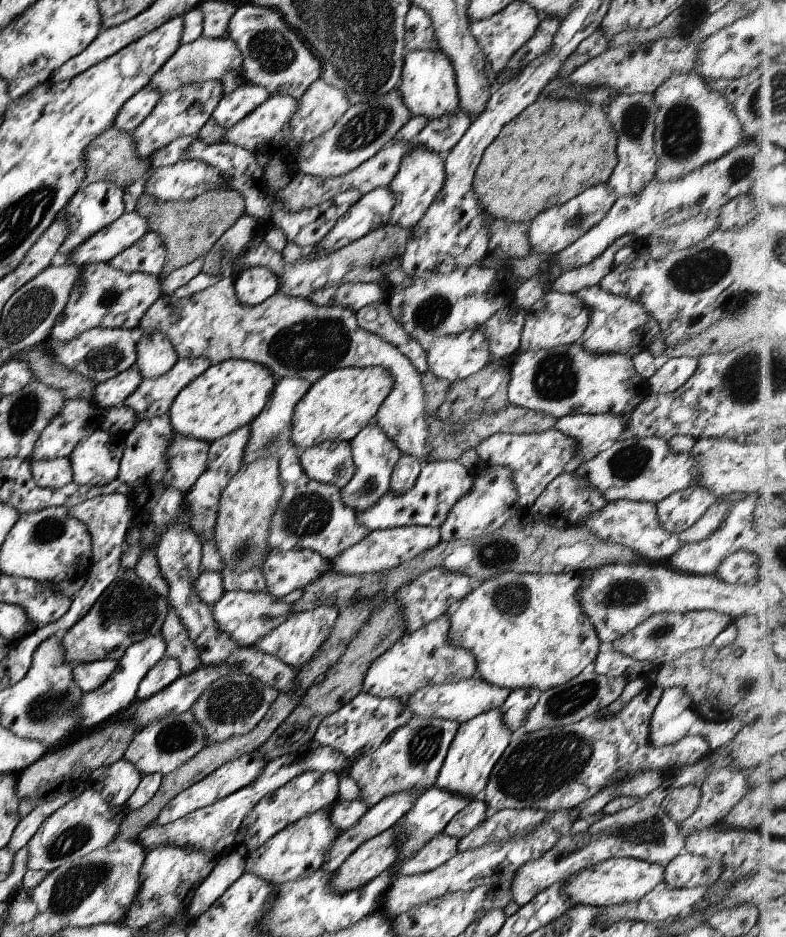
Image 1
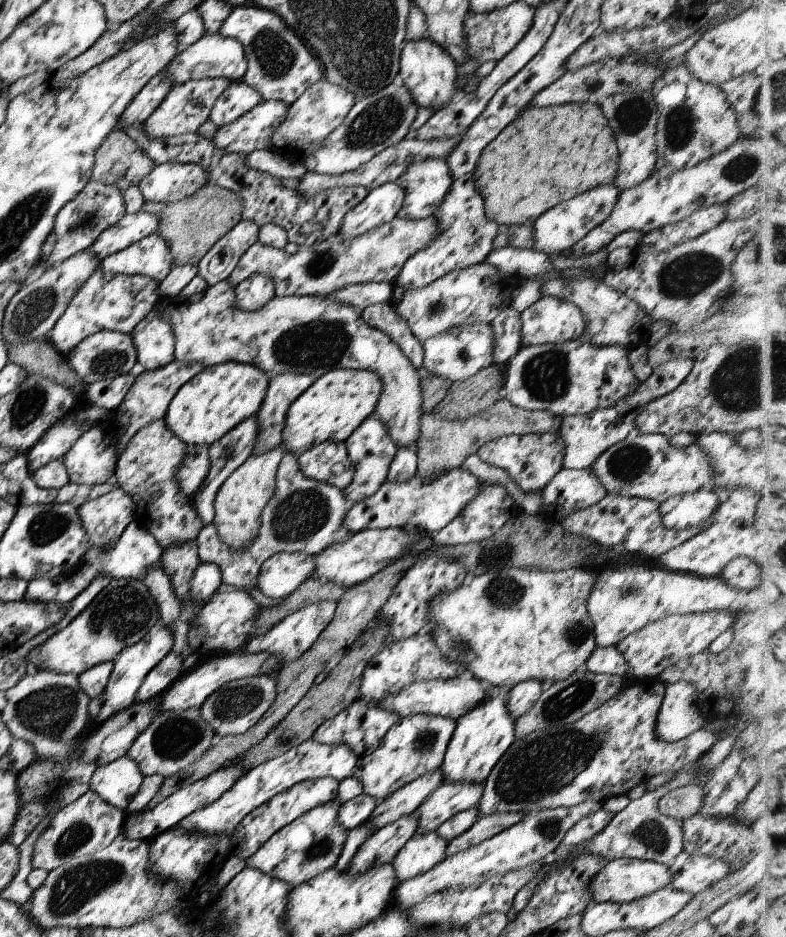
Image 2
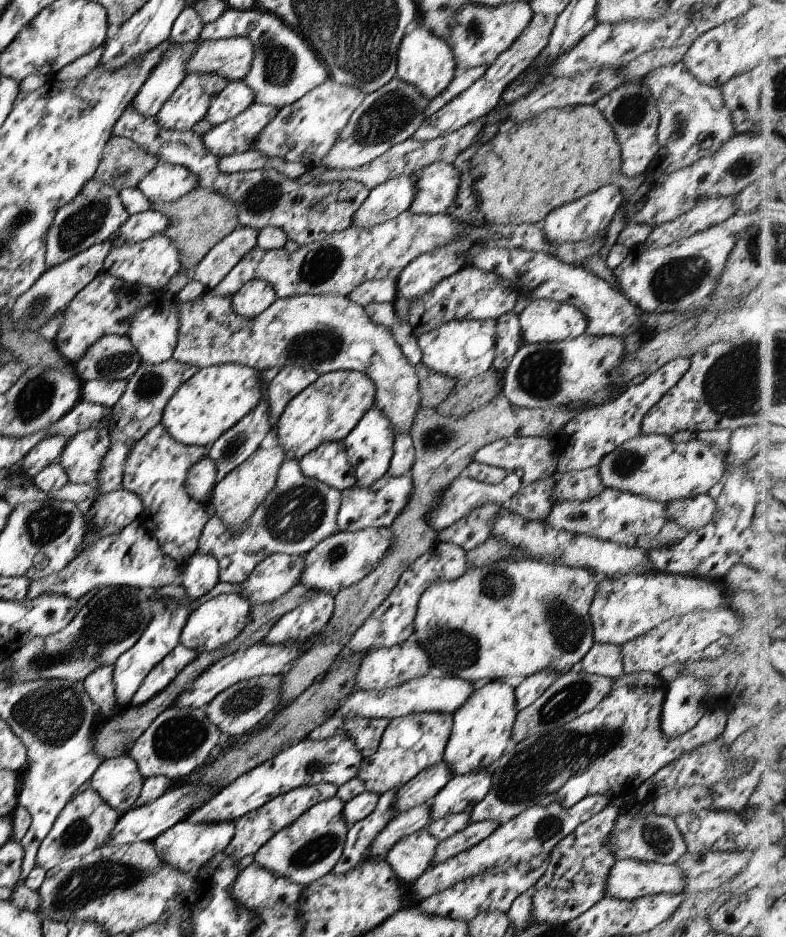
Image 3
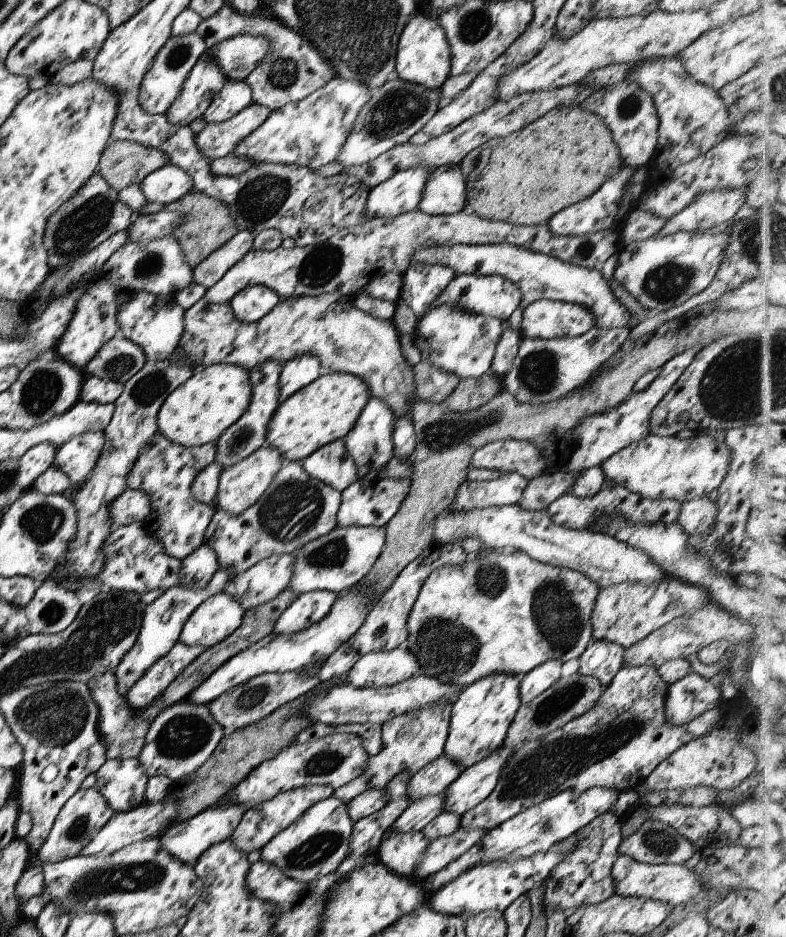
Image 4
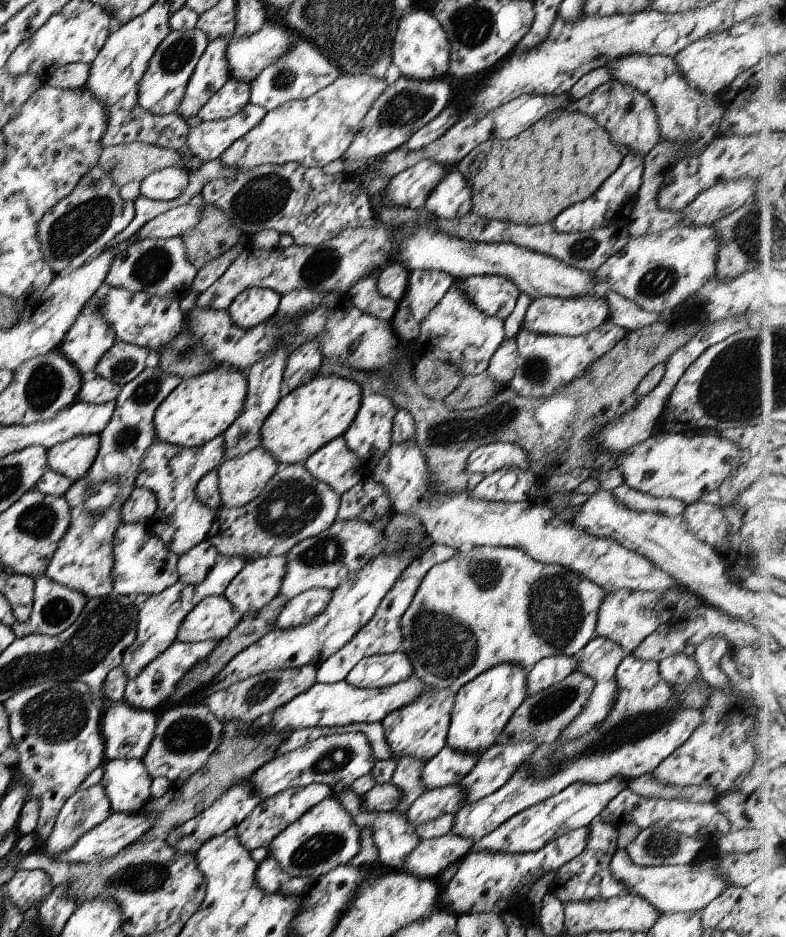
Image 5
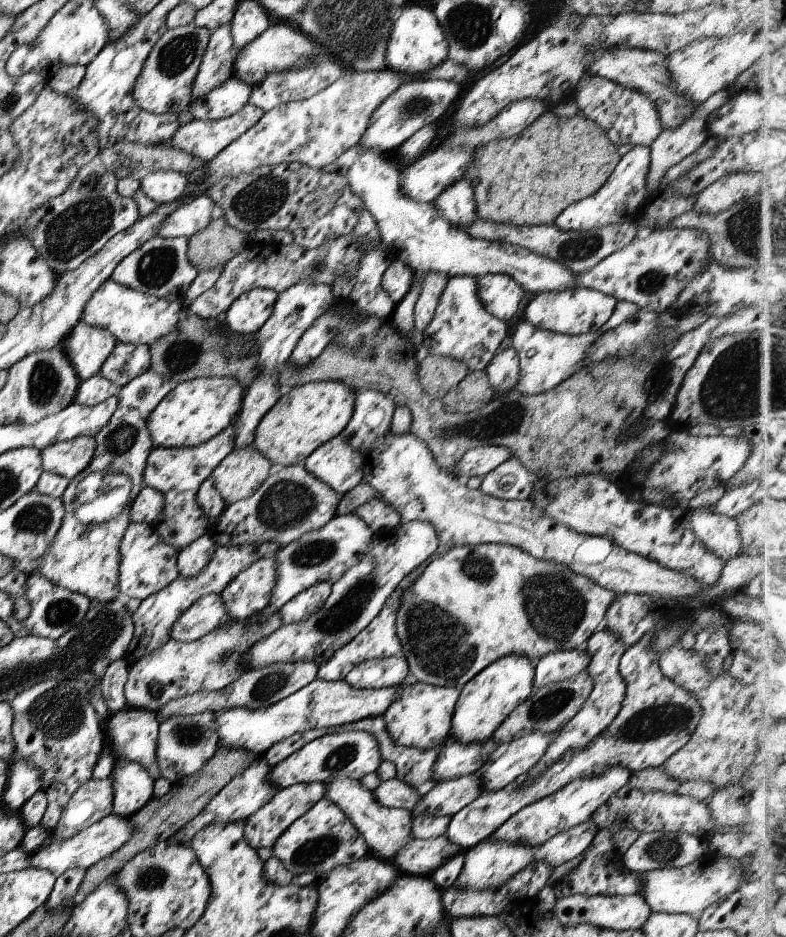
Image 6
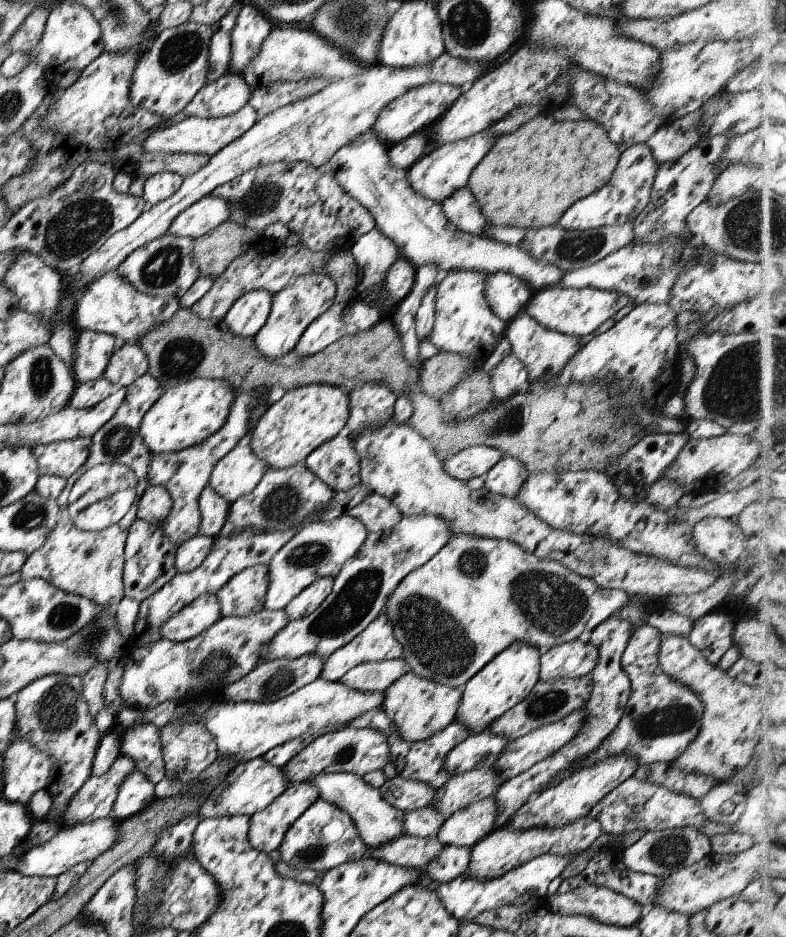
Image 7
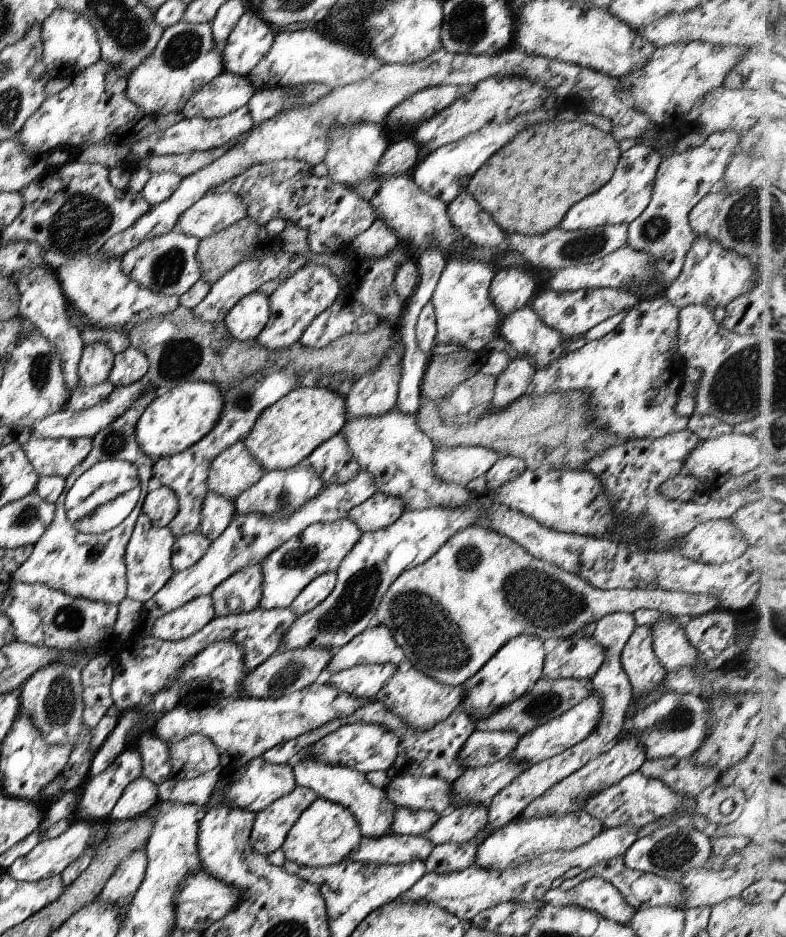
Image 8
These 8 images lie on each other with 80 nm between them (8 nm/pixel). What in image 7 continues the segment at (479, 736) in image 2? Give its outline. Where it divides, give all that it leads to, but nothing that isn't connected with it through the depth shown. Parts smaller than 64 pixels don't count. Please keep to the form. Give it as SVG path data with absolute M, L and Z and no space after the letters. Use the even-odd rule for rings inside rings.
M514 642L496 654L481 670L478 670L464 685L454 721L471 733L480 733L506 710L524 699L538 681L538 651L525 643Z

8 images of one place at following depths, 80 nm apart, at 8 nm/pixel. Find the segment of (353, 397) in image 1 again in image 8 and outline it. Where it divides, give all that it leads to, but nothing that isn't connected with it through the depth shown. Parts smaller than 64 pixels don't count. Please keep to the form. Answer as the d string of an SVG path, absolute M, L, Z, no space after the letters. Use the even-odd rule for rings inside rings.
M317 384L299 386L259 414L243 442L248 453L263 470L288 469L309 456L321 442L341 432L345 421L343 396Z

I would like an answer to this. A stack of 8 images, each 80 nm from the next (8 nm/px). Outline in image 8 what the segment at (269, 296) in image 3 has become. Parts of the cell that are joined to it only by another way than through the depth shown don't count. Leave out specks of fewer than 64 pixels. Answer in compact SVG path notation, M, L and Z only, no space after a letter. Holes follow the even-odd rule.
M252 292L240 298L224 316L222 326L238 341L250 341L265 326L269 316L268 296Z

